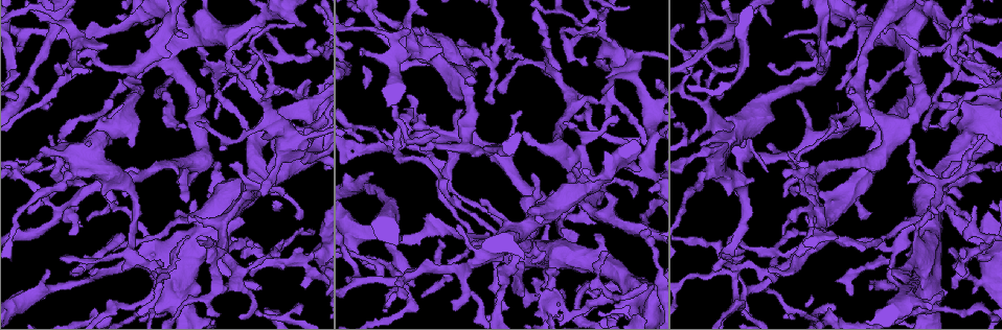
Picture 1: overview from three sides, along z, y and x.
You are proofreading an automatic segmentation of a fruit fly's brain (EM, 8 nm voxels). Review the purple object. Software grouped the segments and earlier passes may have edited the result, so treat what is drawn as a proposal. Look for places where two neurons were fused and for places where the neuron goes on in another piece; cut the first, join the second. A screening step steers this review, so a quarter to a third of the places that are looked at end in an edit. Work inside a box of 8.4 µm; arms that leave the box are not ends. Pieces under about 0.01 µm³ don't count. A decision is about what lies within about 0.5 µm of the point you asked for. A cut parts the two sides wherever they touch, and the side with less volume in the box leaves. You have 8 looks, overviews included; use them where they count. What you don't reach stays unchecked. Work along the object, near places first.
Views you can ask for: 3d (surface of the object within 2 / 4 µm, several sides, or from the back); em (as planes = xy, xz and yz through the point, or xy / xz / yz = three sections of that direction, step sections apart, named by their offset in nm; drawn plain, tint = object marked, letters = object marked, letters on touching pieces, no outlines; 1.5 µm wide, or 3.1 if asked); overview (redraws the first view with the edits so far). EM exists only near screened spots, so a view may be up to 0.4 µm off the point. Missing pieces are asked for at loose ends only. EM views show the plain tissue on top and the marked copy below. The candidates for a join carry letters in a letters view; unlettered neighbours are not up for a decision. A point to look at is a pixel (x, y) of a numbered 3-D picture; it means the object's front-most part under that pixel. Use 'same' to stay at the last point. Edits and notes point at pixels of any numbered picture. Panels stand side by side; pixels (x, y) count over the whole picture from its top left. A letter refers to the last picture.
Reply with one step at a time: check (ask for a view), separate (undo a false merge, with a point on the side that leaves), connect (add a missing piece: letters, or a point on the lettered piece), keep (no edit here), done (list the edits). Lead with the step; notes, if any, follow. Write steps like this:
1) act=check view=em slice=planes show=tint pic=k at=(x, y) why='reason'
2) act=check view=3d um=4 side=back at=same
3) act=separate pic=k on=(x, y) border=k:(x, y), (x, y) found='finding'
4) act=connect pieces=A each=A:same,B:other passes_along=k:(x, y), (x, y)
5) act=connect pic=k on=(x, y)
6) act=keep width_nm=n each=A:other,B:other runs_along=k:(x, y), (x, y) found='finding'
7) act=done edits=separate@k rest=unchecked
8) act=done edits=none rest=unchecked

act=check view=em slice=yz step=8 show=tint pic=1 at=(567, 41) why='arms part here'

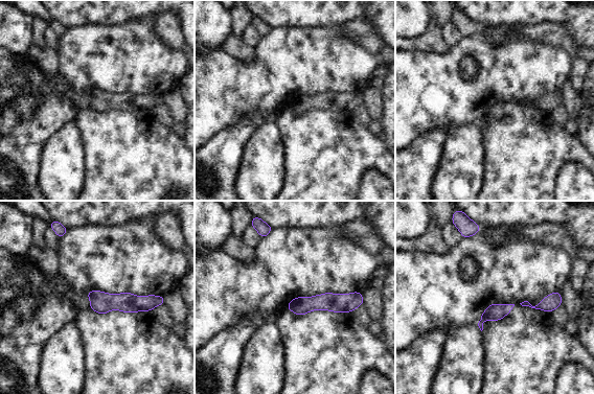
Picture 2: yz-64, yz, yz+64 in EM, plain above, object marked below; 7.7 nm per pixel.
act=check view=em slice=xy step=8 show=letters at=same why='cut it another way'

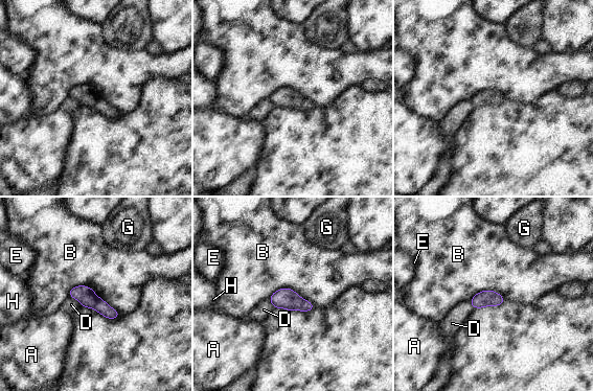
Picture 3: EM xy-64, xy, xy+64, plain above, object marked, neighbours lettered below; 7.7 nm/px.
act=keep each=A:other,B:other,D:other,E:other,G:other,H:other runs_along=3:(72, 291), (84, 294), (115, 315) found='continuous, no second neuron'

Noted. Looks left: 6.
act=check view=em slice=planes show=letters pic=1 at=(492, 63)

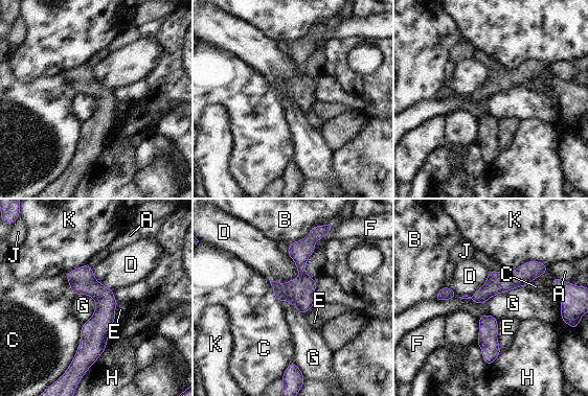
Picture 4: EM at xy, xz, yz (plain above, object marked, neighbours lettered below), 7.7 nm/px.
act=keep each=A:other,B:other,C:other,D:other,E:other,F:other,G:other,H:other,J:other,K:other border=4:(287, 252), (298, 275), (283, 283) found='continuous, no second neuron'

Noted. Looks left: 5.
act=check view=em slice=planes show=letters pic=1 at=(986, 137) why='an open end'

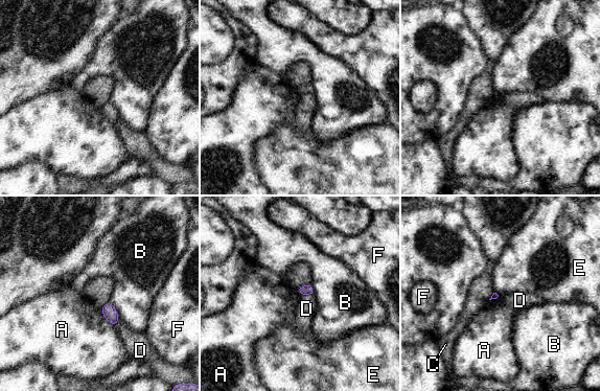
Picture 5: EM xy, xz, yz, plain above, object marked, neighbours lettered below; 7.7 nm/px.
act=keep longest_contact=A:180nm each=A:other,B:other,C:other,D:other,E:other,F:other found='none of them fits'

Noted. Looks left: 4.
act=done edits=none rest=unchecked

